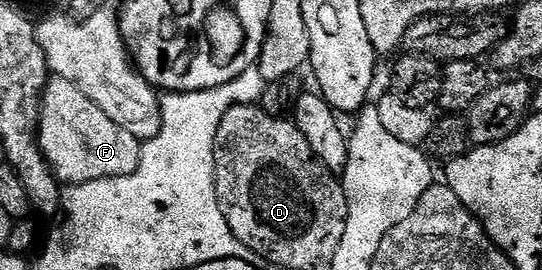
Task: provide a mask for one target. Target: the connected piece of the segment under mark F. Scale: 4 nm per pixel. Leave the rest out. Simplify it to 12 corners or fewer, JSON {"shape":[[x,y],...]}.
{"shape":[[50,78],[39,142],[65,185],[129,175],[142,140]]}

